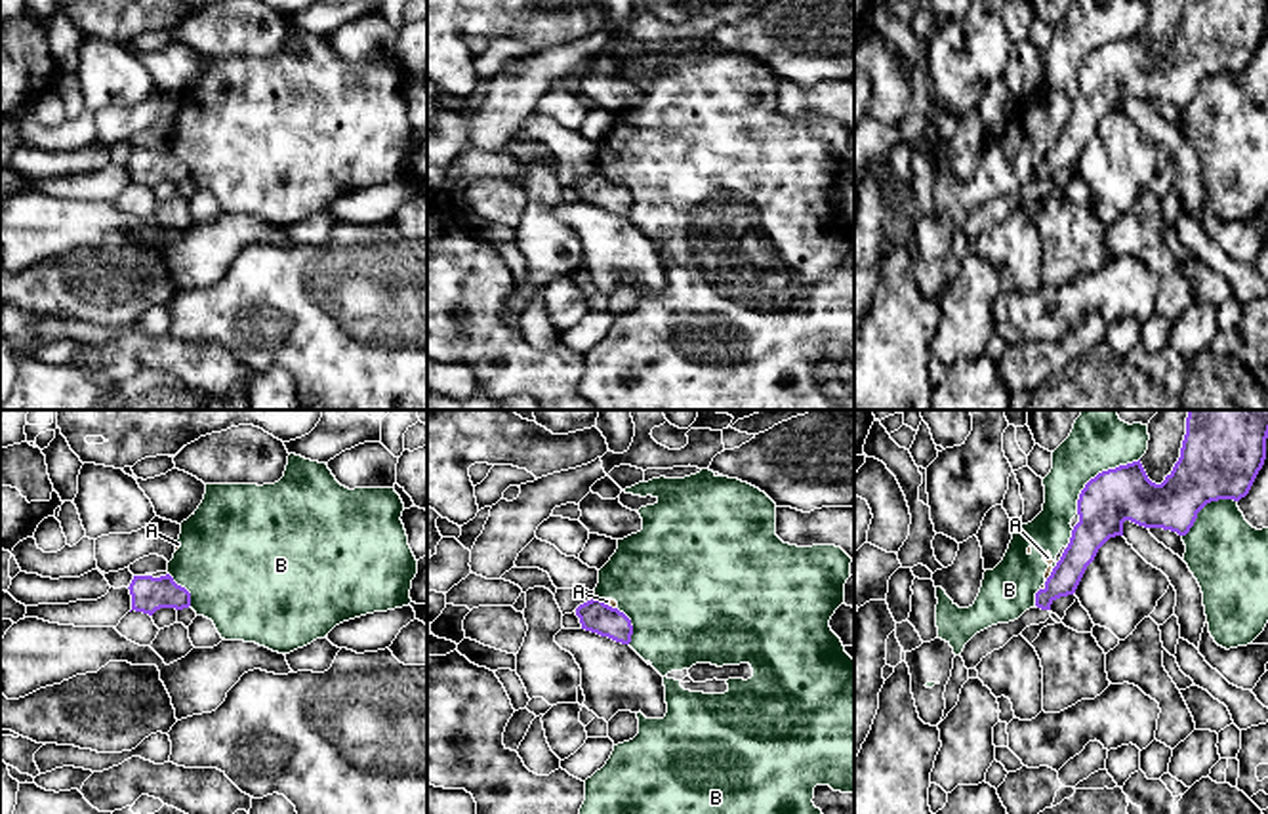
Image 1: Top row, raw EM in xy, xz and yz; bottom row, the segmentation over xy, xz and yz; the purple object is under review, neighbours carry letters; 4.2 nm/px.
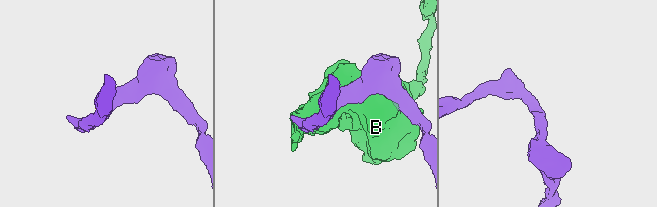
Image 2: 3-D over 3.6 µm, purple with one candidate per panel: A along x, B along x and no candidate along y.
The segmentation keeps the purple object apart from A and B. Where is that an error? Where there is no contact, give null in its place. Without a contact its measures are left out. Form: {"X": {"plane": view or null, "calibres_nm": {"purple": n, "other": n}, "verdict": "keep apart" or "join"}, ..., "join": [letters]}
{"A": {"plane": "yz", "calibres_nm": {"purple": 140, "other": 40}, "verdict": "keep apart"}, "B": {"plane": "yz", "calibres_nm": {"purple": 220, "other": 200}, "verdict": "keep apart"}, "join": []}

